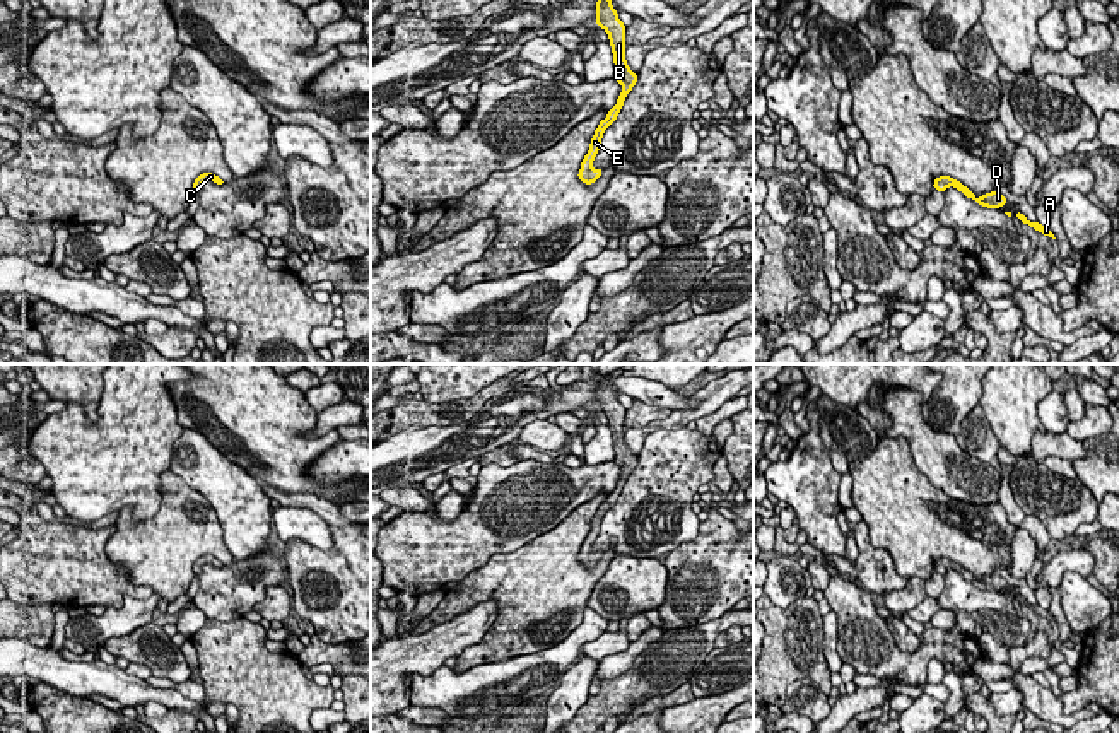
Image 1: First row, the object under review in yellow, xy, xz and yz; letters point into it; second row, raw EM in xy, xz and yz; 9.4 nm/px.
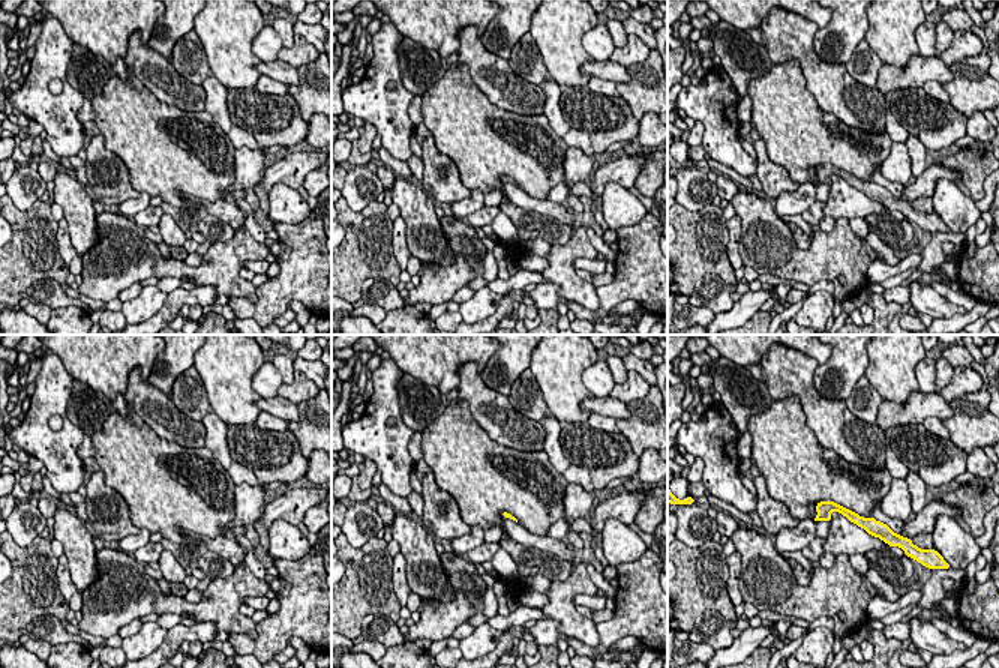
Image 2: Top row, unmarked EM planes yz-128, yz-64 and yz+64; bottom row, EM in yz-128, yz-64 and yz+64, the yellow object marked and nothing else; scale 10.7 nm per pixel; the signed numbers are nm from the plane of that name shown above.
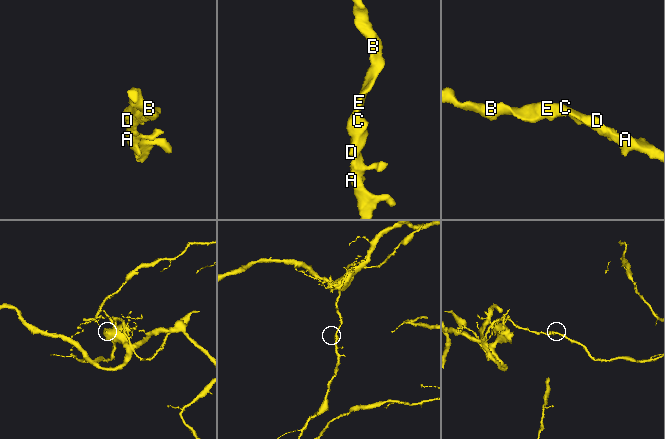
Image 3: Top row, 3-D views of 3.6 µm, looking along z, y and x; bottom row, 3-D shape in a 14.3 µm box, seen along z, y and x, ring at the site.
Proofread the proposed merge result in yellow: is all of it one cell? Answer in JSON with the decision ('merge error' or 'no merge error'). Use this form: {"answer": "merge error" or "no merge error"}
{"answer": "merge error"}

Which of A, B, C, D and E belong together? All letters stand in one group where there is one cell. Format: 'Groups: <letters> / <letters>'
Groups: A C D / B E

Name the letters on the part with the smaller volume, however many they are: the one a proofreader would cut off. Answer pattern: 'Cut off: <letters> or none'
Cut off: A, C, D

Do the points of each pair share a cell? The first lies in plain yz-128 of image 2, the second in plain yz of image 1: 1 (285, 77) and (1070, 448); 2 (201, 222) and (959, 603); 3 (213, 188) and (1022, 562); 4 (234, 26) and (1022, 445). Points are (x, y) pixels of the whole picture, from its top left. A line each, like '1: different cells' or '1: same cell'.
1: same cell
2: different cells
3: different cells
4: same cell

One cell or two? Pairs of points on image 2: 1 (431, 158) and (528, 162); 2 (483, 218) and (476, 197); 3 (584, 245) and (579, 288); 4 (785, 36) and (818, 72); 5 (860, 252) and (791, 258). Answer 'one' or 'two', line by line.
1: two
2: two
3: one
4: one
5: one

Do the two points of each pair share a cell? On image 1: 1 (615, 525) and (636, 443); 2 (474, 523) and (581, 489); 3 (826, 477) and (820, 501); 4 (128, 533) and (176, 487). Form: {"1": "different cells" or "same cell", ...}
{"1": "different cells", "2": "same cell", "3": "same cell", "4": "same cell"}

